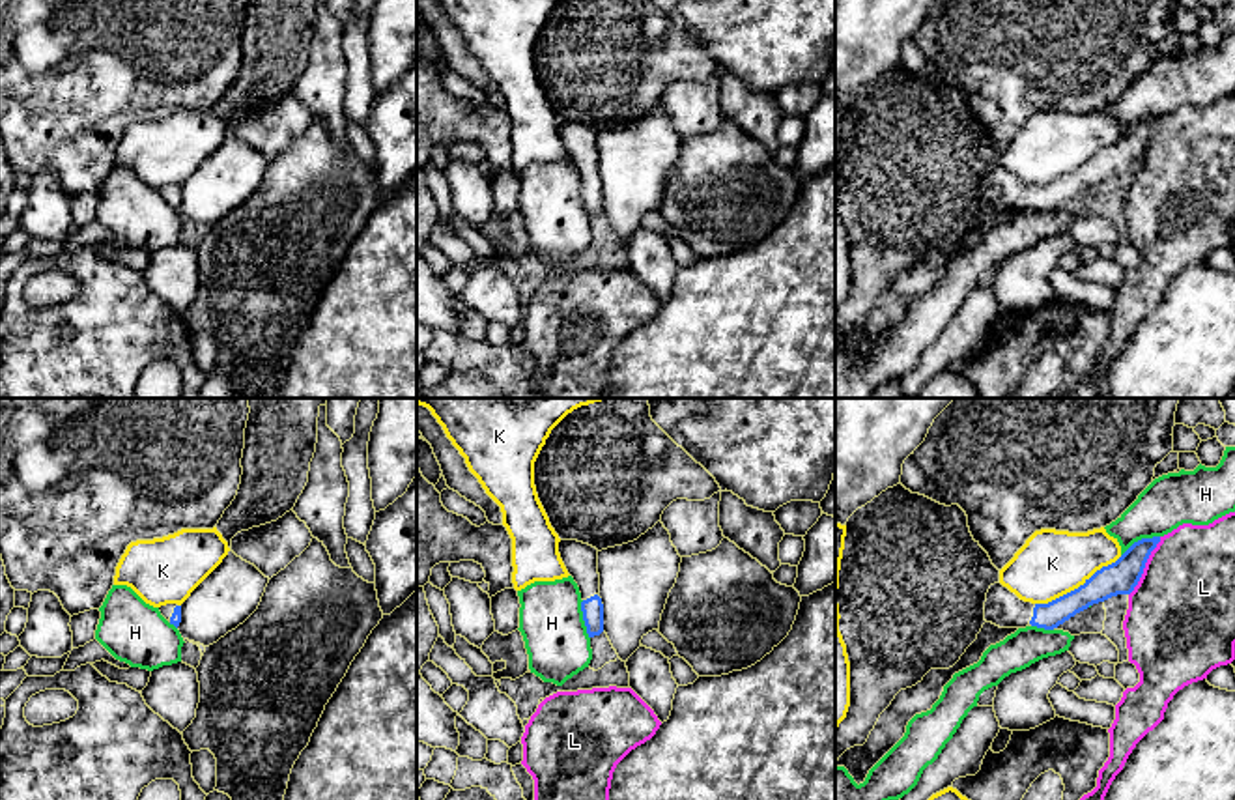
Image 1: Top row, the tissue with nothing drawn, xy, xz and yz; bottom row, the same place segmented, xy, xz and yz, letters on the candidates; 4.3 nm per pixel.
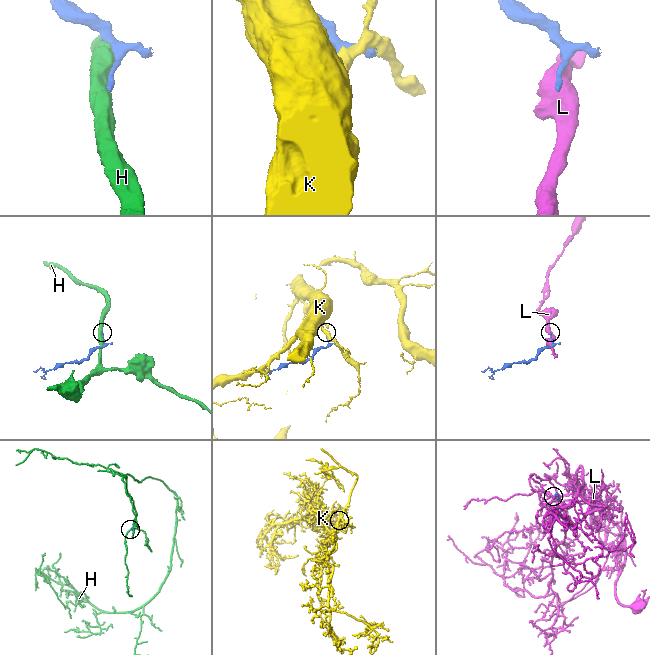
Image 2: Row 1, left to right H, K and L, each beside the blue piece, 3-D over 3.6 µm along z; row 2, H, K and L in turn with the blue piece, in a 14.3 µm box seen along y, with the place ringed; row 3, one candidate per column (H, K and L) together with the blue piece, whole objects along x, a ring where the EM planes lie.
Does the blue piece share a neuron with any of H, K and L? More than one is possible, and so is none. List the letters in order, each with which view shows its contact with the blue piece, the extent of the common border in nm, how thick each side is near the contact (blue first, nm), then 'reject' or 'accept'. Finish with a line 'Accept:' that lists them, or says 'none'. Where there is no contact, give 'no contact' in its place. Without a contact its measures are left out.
H: contact in yz; length 190 nm; calibres 140 and 220 nm; reject
K: contact in yz; length 440 nm; calibres 140 and 280 nm; reject
L: contact in yz; length 300 nm; calibres 140 and 460 nm; reject
Accept: none

